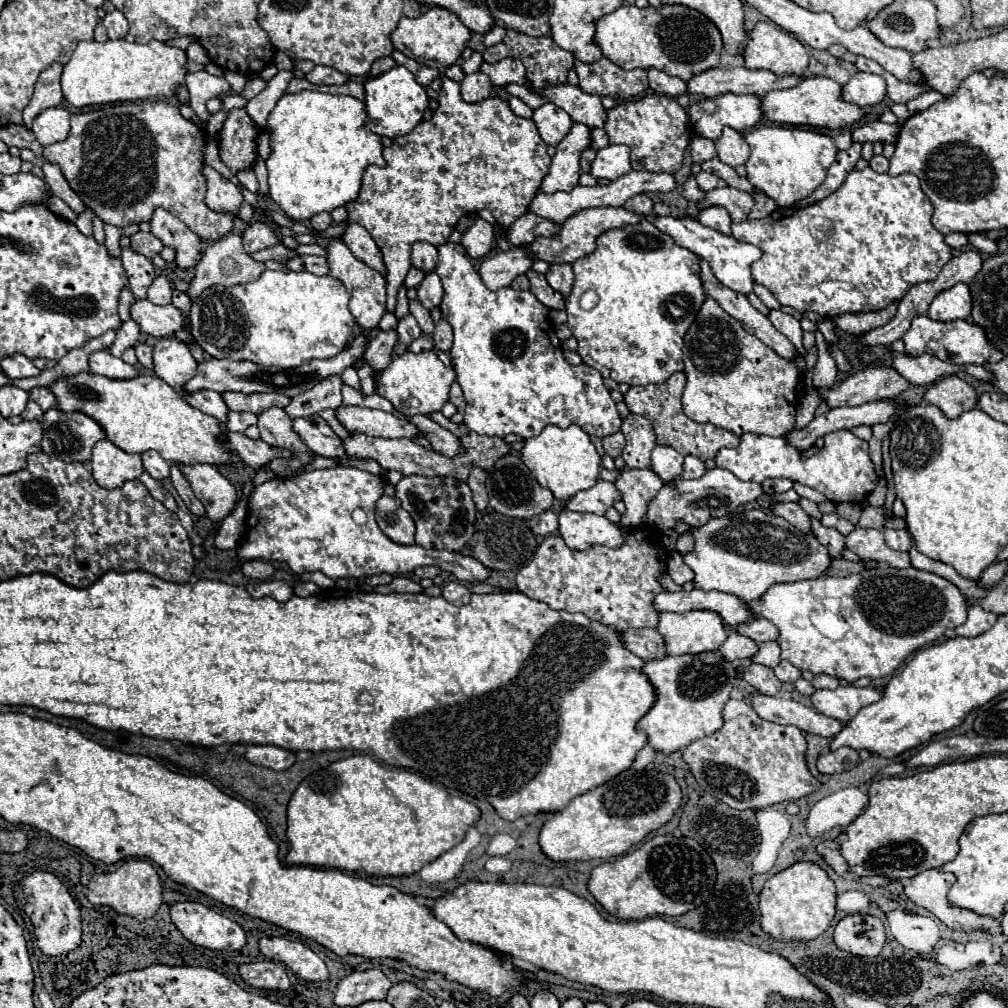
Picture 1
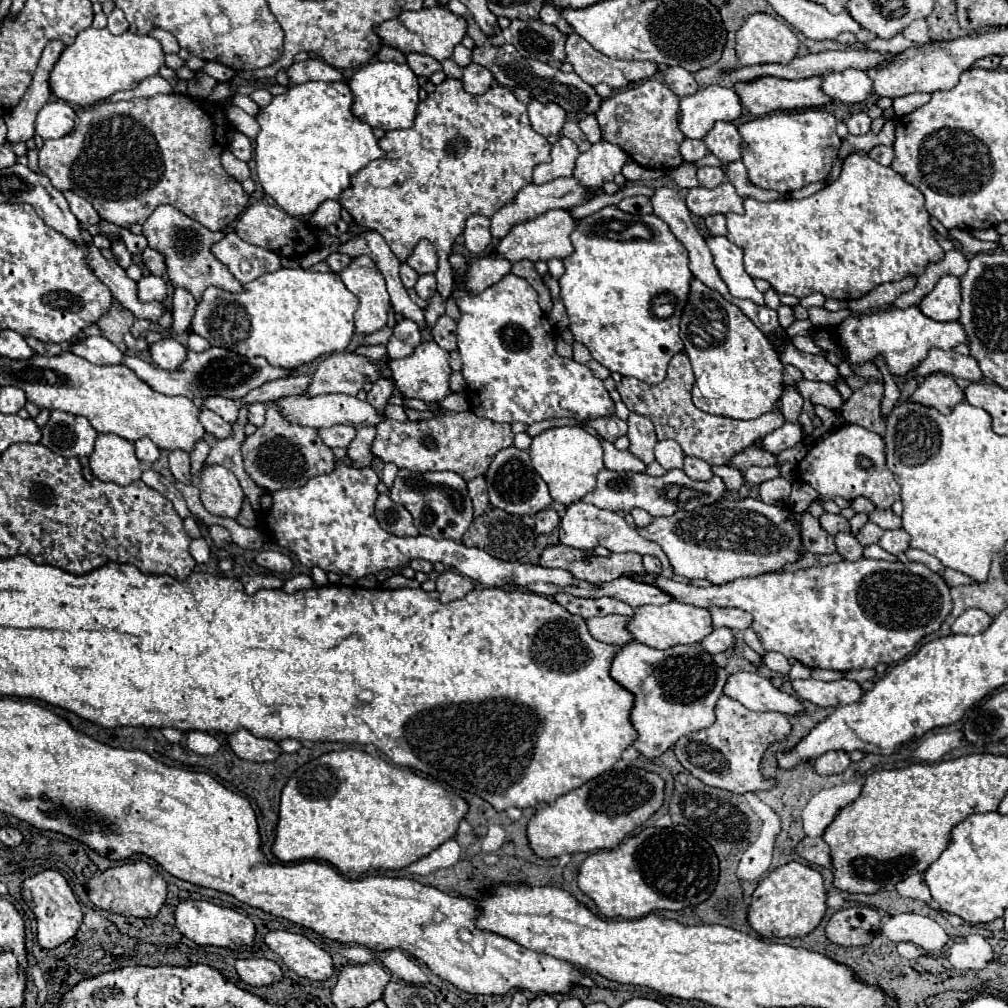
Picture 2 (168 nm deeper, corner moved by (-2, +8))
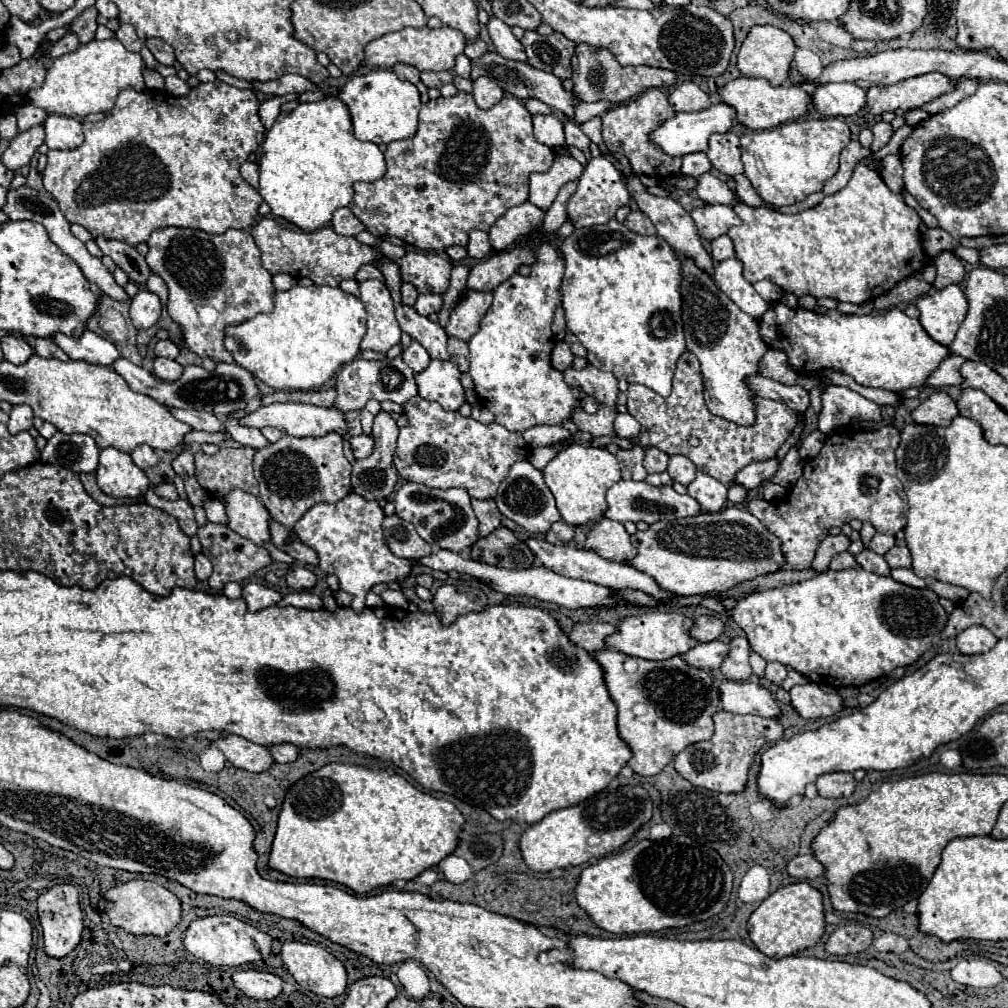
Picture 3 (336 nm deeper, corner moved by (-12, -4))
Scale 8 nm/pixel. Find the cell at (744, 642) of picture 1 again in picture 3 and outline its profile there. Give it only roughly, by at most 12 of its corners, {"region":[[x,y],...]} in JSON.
{"region":[[722,640],[698,644],[682,658],[694,668],[718,668],[728,656]]}

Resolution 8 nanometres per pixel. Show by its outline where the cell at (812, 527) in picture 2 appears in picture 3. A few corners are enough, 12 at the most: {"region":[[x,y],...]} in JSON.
{"region":[[848,552],[832,558],[832,570],[856,568],[854,556]]}

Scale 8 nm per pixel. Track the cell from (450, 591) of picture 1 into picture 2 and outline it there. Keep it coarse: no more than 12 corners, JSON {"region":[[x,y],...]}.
{"region":[[446,570],[436,578],[442,604],[464,598],[470,578]]}

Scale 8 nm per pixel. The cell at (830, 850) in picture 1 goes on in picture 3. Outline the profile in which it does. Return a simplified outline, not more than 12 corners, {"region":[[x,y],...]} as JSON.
{"region":[[814,854],[788,862],[788,874],[802,880],[824,876]]}

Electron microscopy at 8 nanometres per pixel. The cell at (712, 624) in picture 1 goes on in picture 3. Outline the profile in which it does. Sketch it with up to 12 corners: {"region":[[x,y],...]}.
{"region":[[674,610],[626,616],[606,644],[668,660],[700,644],[692,618]]}

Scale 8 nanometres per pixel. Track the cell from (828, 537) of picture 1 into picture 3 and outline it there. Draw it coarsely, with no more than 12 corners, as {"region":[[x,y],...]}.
{"region":[[862,550],[856,562],[874,574],[888,576],[890,566],[884,556]]}

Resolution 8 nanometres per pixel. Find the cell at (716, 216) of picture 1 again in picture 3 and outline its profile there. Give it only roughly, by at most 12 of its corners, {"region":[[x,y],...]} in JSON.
{"region":[[726,234],[712,240],[716,262],[734,256],[734,244]]}

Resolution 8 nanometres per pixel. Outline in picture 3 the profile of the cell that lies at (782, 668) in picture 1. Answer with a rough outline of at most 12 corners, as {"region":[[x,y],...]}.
{"region":[[780,662],[766,666],[766,678],[782,684],[788,670]]}

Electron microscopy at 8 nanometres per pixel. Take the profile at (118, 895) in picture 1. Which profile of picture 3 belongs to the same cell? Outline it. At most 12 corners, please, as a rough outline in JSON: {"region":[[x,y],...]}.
{"region":[[130,880],[102,896],[104,922],[166,936],[180,900],[162,884]]}

